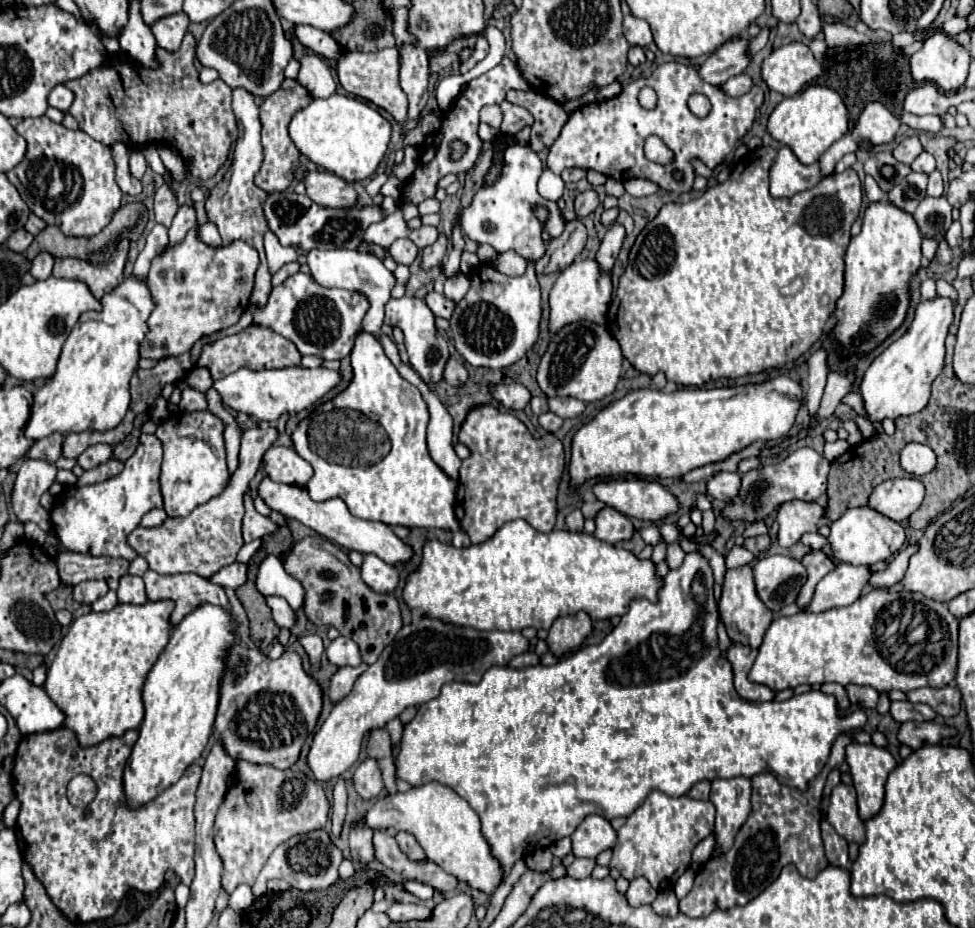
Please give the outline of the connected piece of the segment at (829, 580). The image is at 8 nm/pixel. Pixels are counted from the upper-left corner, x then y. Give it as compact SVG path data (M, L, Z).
M839 562L827 576L819 580L805 612L825 612L853 604L865 588L871 572L867 566L849 566Z

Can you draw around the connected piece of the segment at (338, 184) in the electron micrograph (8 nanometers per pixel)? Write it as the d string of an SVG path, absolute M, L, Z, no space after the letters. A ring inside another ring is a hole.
M307 172L303 178L307 186L307 196L325 208L341 208L349 210L349 206L357 206L355 188L343 178L331 172Z

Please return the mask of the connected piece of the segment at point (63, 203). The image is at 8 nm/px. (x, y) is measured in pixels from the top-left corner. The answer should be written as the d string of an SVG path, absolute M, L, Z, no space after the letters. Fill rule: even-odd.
M47 116L27 118L15 128L27 140L27 154L7 178L15 184L33 214L47 224L55 224L67 236L95 236L113 218L121 204L121 188L115 182L115 164L105 144L93 140L83 130L69 130ZM71 174L71 182L63 178Z

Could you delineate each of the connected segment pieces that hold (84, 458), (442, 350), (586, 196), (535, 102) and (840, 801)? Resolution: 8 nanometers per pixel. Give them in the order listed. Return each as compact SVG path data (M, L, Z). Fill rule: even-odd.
M95 444L95 446L89 446L89 448L77 458L77 464L79 464L83 470L91 470L91 468L107 462L111 456L113 456L113 448L111 448L109 444Z
M399 298L389 300L385 306L385 324L397 326L405 334L405 348L409 354L409 364L417 372L417 376L429 384L431 388L443 380L443 370L449 360L449 350L445 338L435 328L435 316L429 306L419 298Z
M587 190L587 192L581 192L575 200L575 212L577 216L587 216L589 212L593 212L595 208L599 206L599 198L597 198L597 192L595 190Z
M509 90L507 100L511 104L523 106L535 118L535 122L531 126L531 140L529 140L529 146L535 152L549 148L557 140L557 136L561 134L561 128L565 126L565 122L569 118L569 114L557 102L537 94L533 90L527 90L527 92Z
M839 784L833 790L827 820L847 842L865 842L865 824L857 814L857 794L853 786Z

